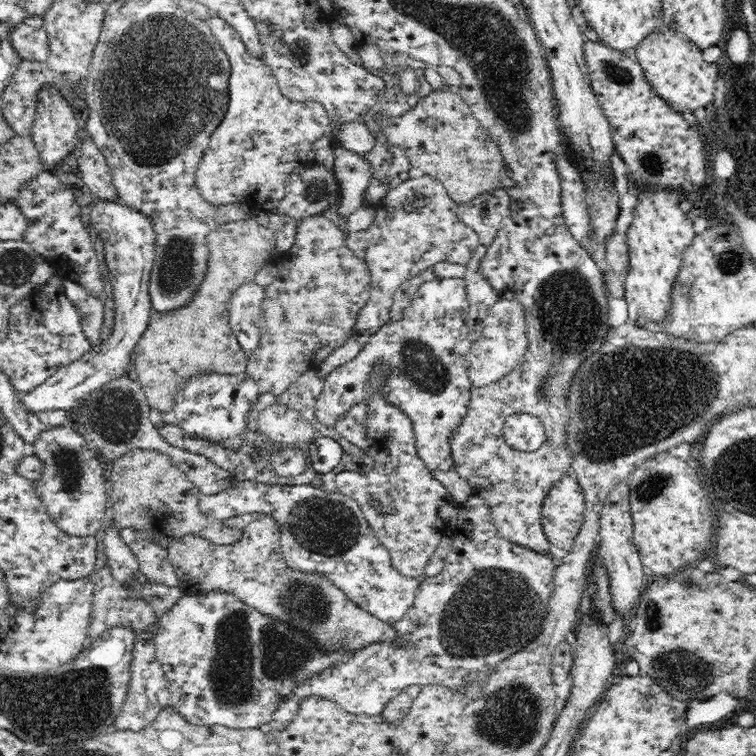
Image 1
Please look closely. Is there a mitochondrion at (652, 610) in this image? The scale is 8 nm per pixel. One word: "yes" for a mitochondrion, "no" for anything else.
yes

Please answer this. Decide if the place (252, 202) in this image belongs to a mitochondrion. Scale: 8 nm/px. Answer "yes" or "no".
no

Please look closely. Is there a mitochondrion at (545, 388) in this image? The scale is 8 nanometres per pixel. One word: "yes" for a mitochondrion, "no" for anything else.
yes

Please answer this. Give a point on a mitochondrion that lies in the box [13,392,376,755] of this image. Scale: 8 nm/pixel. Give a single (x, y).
(249, 656)

